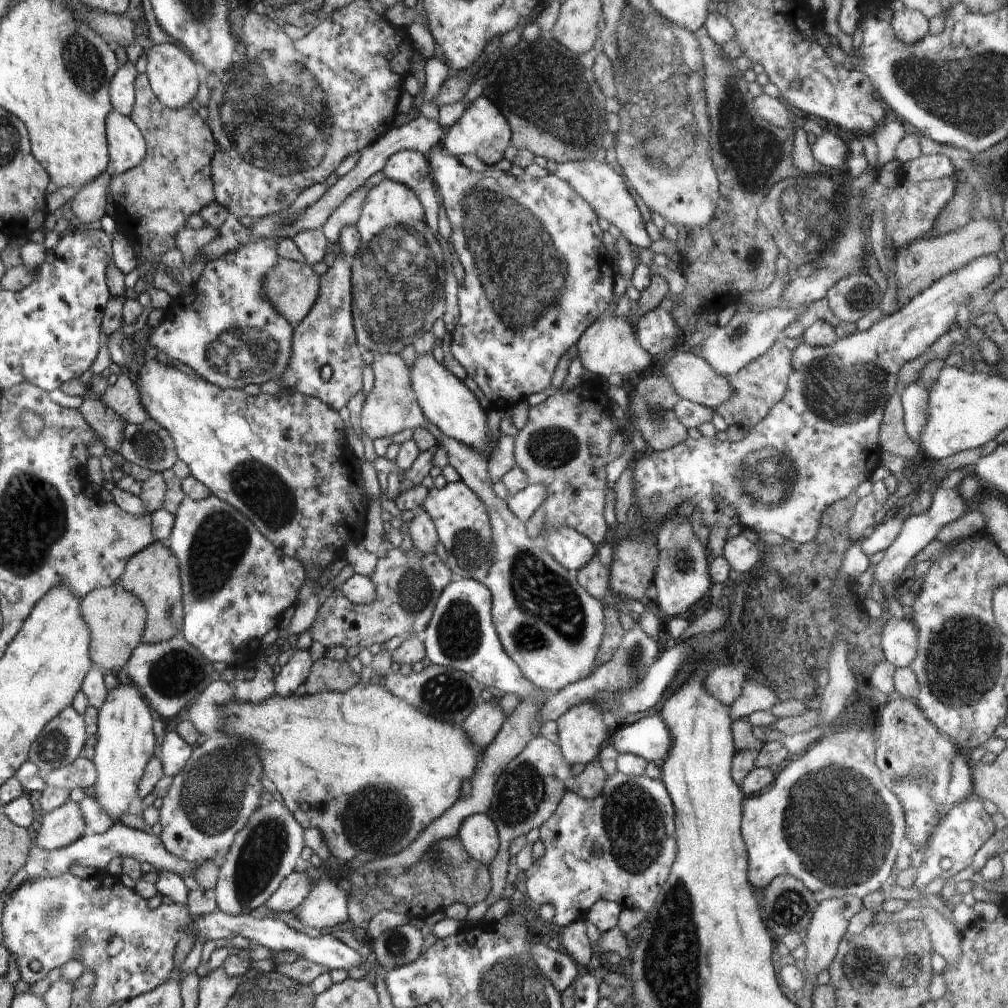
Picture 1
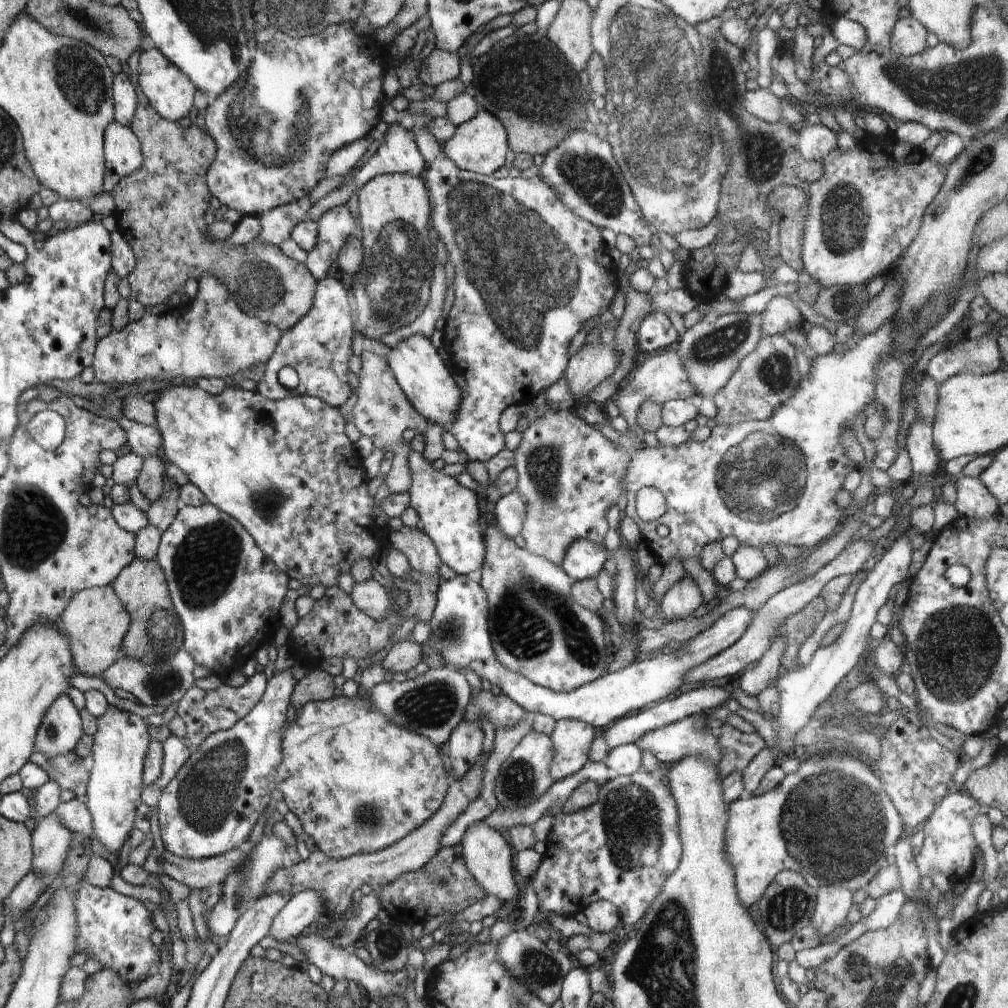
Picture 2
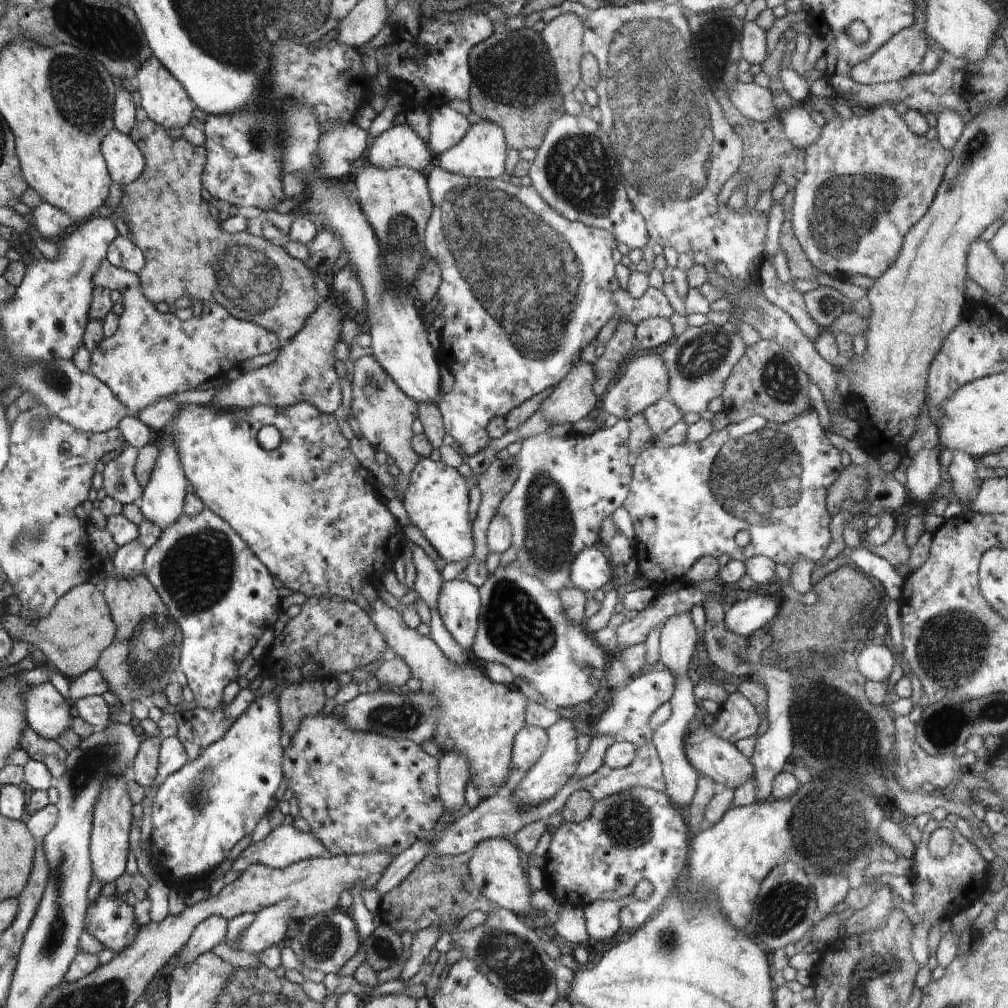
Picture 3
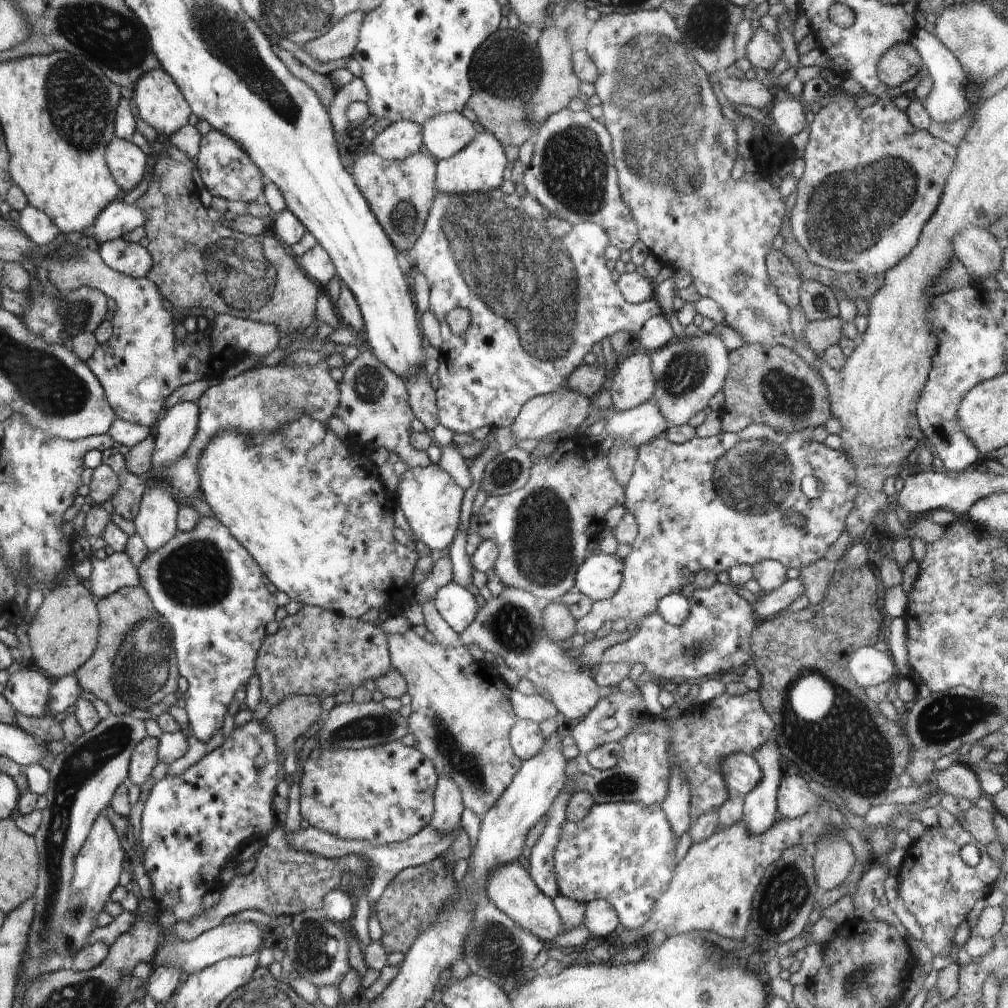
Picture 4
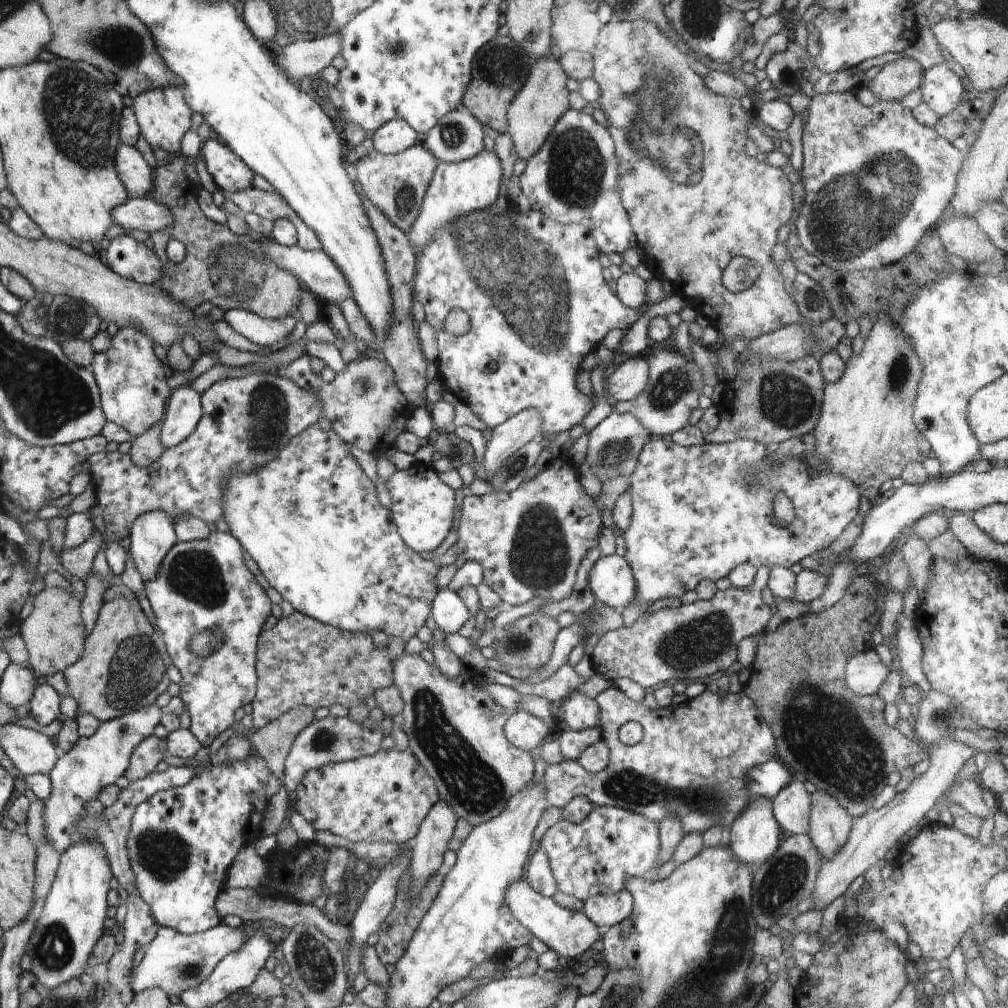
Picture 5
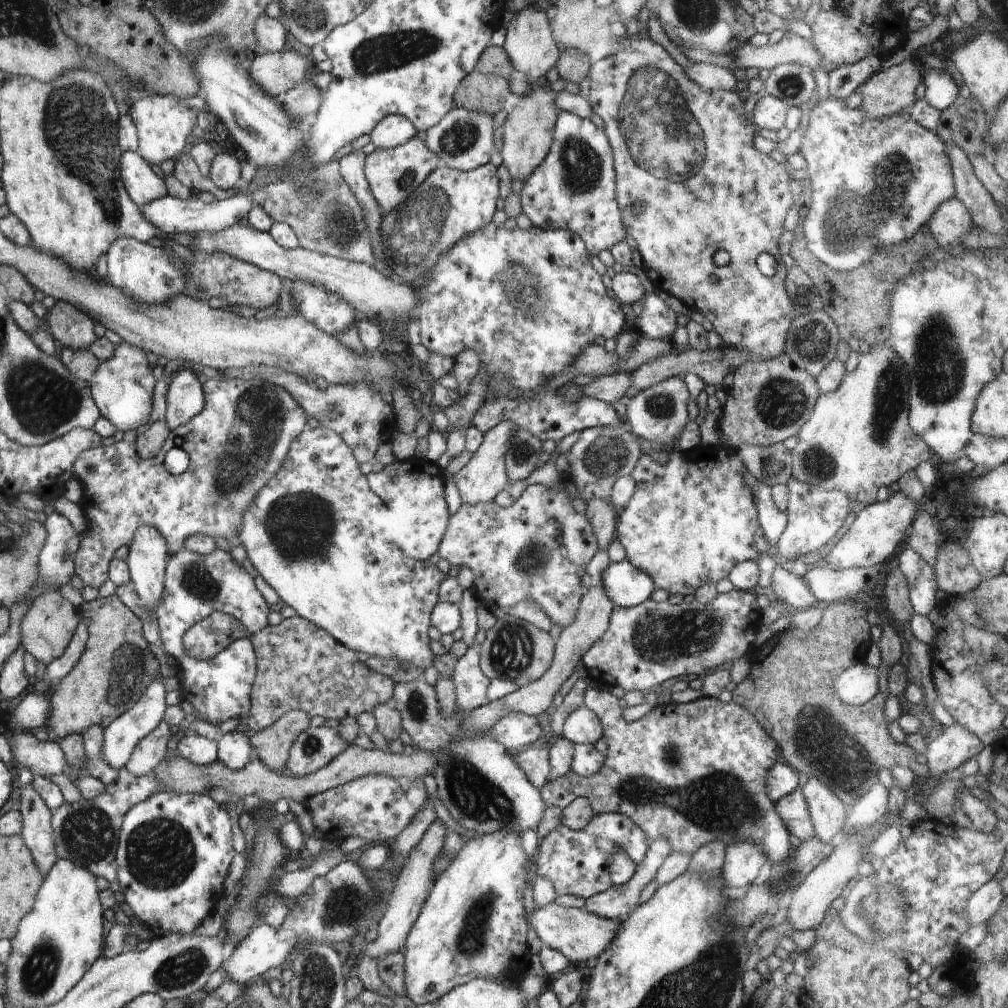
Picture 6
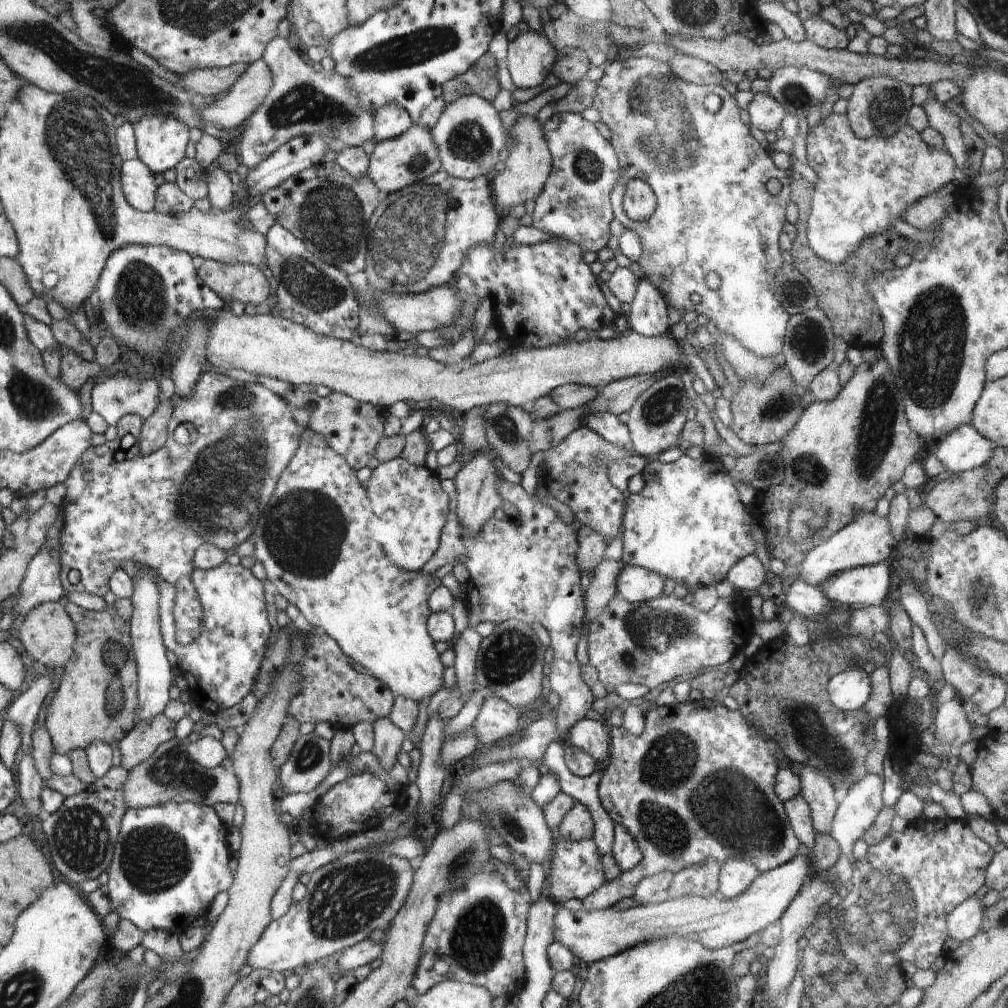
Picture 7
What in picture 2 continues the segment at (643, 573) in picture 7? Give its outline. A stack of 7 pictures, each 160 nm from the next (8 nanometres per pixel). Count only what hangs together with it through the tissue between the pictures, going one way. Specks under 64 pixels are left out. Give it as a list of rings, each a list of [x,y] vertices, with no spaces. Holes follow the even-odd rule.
[[[580,539],[571,542],[565,550],[565,557],[560,566],[566,571],[570,579],[581,581],[596,577],[608,558],[608,550],[604,544]]]

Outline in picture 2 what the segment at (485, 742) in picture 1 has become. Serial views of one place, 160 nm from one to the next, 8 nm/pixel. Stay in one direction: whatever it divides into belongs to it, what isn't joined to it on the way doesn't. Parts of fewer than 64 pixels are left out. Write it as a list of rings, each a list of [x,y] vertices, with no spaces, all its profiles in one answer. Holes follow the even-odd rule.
[[[466,719],[454,728],[444,747],[454,769],[455,777],[452,776],[452,780],[462,778],[475,765],[484,748],[483,738],[484,733],[478,722]]]

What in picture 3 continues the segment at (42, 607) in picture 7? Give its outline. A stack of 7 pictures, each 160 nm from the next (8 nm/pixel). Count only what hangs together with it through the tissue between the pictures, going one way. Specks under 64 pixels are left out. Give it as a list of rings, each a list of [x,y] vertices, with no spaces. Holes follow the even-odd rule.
[[[93,583],[74,586],[54,605],[53,612],[37,624],[29,625],[22,617],[11,613],[4,613],[1,623],[10,638],[39,648],[56,670],[69,680],[96,667],[97,660],[113,644],[117,634],[117,623],[113,621],[105,595]]]

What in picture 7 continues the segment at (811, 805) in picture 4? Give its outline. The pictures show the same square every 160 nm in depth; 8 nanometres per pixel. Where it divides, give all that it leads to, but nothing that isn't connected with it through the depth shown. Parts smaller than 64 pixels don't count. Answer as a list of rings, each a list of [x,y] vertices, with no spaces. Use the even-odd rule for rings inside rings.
[[[797,795],[795,798],[784,802],[783,806],[798,841],[813,849],[817,832],[813,828],[809,805],[800,795]]]

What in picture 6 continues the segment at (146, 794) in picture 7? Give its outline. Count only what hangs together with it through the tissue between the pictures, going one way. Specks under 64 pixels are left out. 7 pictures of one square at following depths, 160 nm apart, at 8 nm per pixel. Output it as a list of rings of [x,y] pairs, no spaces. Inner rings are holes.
[[[602,574],[595,575],[592,578],[593,584],[583,592],[580,608],[578,608],[574,622],[568,628],[562,630],[560,638],[555,642],[553,660],[544,676],[538,678],[535,682],[518,687],[517,690],[514,690],[505,698],[500,698],[496,702],[489,702],[488,705],[470,711],[470,714],[462,722],[462,732],[466,732],[466,734],[484,734],[484,732],[492,729],[498,718],[502,718],[502,716],[506,716],[510,712],[536,716],[548,711],[548,708],[552,706],[554,696],[573,674],[576,664],[580,662],[582,656],[592,647],[592,644],[597,642],[600,636],[606,632],[606,628],[610,624],[610,616],[614,605],[612,600],[609,600],[604,593]],[[354,744],[346,746],[336,758],[334,758],[327,766],[318,770],[315,774],[306,777],[294,777],[292,774],[285,772],[276,773],[269,770],[259,759],[253,757],[251,762],[244,766],[241,770],[230,770],[221,761],[216,761],[210,765],[196,765],[188,762],[179,750],[175,750],[174,755],[166,762],[162,762],[162,766],[158,766],[158,770],[154,770],[154,778],[158,780],[162,792],[172,790],[176,794],[207,794],[212,788],[224,789],[227,794],[233,795],[240,800],[248,795],[256,795],[264,800],[265,804],[273,806],[278,800],[291,798],[295,802],[306,805],[306,802],[312,798],[354,778],[360,776],[368,776],[368,774],[382,774],[382,776],[390,776],[390,778],[408,778],[408,780],[422,780],[424,776],[433,775],[436,770],[436,762],[438,758],[424,752],[424,750],[416,749],[412,754],[402,753],[393,754],[388,751],[364,750]]]

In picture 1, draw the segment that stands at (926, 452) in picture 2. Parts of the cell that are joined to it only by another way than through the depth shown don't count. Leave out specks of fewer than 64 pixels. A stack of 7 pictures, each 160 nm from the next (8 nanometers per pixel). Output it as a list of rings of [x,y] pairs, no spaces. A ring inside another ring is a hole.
[[[918,379],[912,384],[906,384],[900,397],[906,434],[910,440],[914,440],[914,444],[920,444],[920,436],[926,426],[929,390],[926,390],[924,382]]]

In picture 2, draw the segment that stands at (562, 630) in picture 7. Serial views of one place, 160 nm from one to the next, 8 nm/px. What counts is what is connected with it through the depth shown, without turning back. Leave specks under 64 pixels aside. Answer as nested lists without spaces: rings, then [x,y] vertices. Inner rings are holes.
[[[549,409],[542,417],[530,422],[515,450],[513,466],[517,470],[516,491],[527,502],[525,521],[520,532],[525,540],[526,549],[547,558],[555,565],[560,565],[571,542],[586,539],[599,545],[603,544],[609,529],[606,514],[618,503],[622,494],[620,479],[625,476],[635,450],[642,444],[640,437],[631,435],[632,429],[629,428],[627,434],[621,434],[619,444],[616,445],[604,437],[596,427],[584,422],[569,409]]]

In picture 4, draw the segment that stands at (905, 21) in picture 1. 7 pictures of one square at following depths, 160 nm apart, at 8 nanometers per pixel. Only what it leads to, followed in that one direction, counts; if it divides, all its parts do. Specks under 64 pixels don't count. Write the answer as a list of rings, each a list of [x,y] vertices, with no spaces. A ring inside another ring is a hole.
[[[911,41],[892,45],[878,59],[877,75],[886,86],[901,86],[923,68],[922,57]]]

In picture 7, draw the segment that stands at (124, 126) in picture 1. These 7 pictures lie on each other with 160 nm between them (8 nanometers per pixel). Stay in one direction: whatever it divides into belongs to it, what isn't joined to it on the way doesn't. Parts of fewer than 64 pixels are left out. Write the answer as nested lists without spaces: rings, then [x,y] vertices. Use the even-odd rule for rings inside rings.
[[[138,158],[126,160],[121,165],[121,190],[126,202],[135,210],[151,212],[156,210],[156,182],[152,171]]]

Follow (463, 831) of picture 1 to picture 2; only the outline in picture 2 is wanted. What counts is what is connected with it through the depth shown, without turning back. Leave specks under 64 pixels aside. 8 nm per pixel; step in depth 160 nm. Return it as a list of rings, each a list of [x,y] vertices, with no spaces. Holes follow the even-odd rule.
[[[484,821],[469,826],[462,837],[463,855],[466,866],[475,880],[482,885],[487,894],[495,894],[502,902],[512,901],[516,897],[517,887],[512,874],[512,850],[504,832],[493,829]]]

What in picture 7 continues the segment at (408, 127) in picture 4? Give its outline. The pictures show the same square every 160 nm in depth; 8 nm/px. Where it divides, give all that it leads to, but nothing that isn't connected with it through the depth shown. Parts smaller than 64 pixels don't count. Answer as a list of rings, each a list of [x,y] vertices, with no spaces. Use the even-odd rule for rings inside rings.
[[[398,104],[382,106],[382,109],[376,110],[374,115],[376,132],[374,142],[398,138],[413,124],[408,112]]]

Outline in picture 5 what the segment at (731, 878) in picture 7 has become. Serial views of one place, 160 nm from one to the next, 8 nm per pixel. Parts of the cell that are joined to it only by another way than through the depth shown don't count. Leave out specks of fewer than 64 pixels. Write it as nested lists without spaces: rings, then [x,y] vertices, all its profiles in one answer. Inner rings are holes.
[[[756,797],[738,816],[730,830],[728,850],[751,869],[762,865],[779,848],[782,830],[773,816],[770,801]]]

